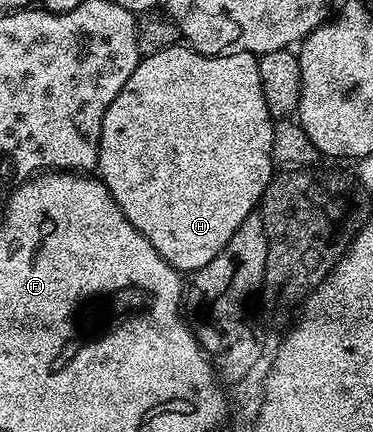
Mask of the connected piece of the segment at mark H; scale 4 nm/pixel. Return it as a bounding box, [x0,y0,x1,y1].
[96,45,276,273]

